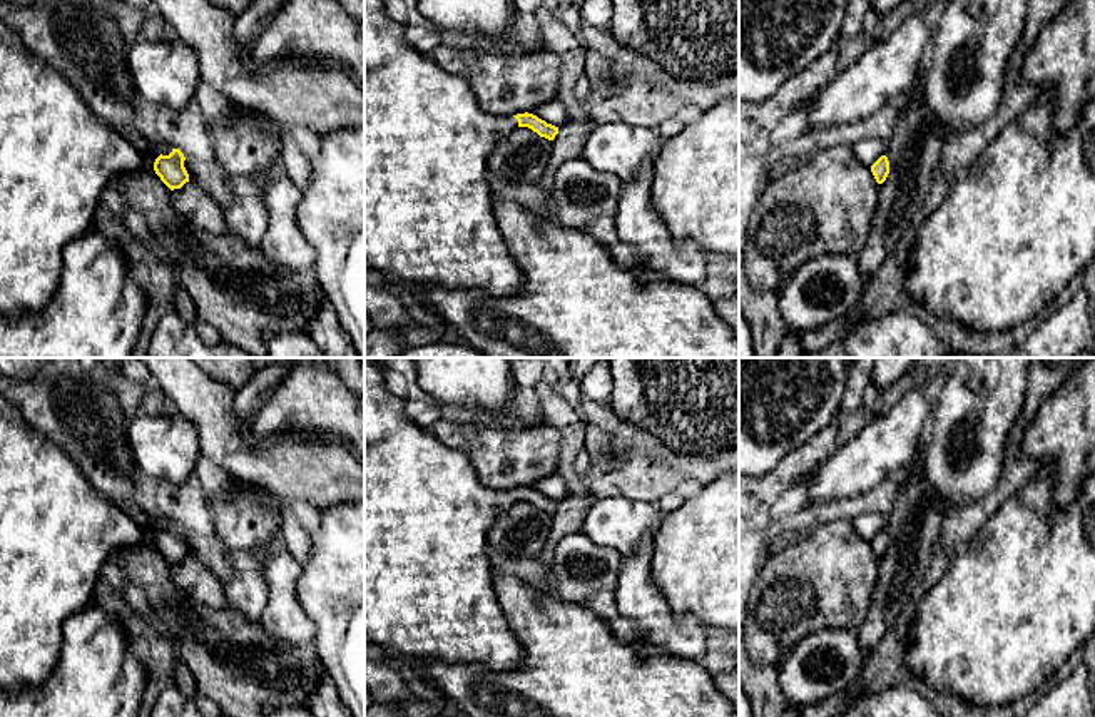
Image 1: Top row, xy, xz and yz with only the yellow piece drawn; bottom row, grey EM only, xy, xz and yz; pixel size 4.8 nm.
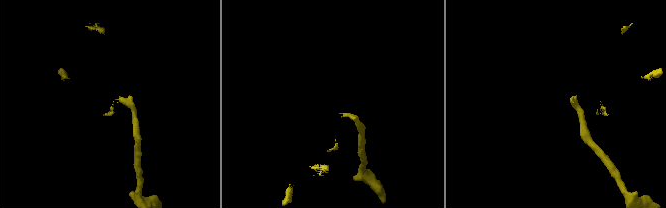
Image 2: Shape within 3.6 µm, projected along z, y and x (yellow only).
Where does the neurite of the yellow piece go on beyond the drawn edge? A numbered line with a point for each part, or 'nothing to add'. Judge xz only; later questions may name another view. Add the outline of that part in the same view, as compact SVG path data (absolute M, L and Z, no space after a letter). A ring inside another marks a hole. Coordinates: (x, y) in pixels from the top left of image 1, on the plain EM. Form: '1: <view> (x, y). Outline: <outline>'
1: xz (428, 582). Outline: M364 358L364 643L376 645L386 653L413 660L480 662L490 669L513 670L523 665L525 652L515 638L493 587L491 550L488 530L495 516L518 501L515 491L486 488L476 476L470 458L460 450L443 445L431 430L425 430L405 414L405 398L395 396L385 383L385 366L374 358Z

